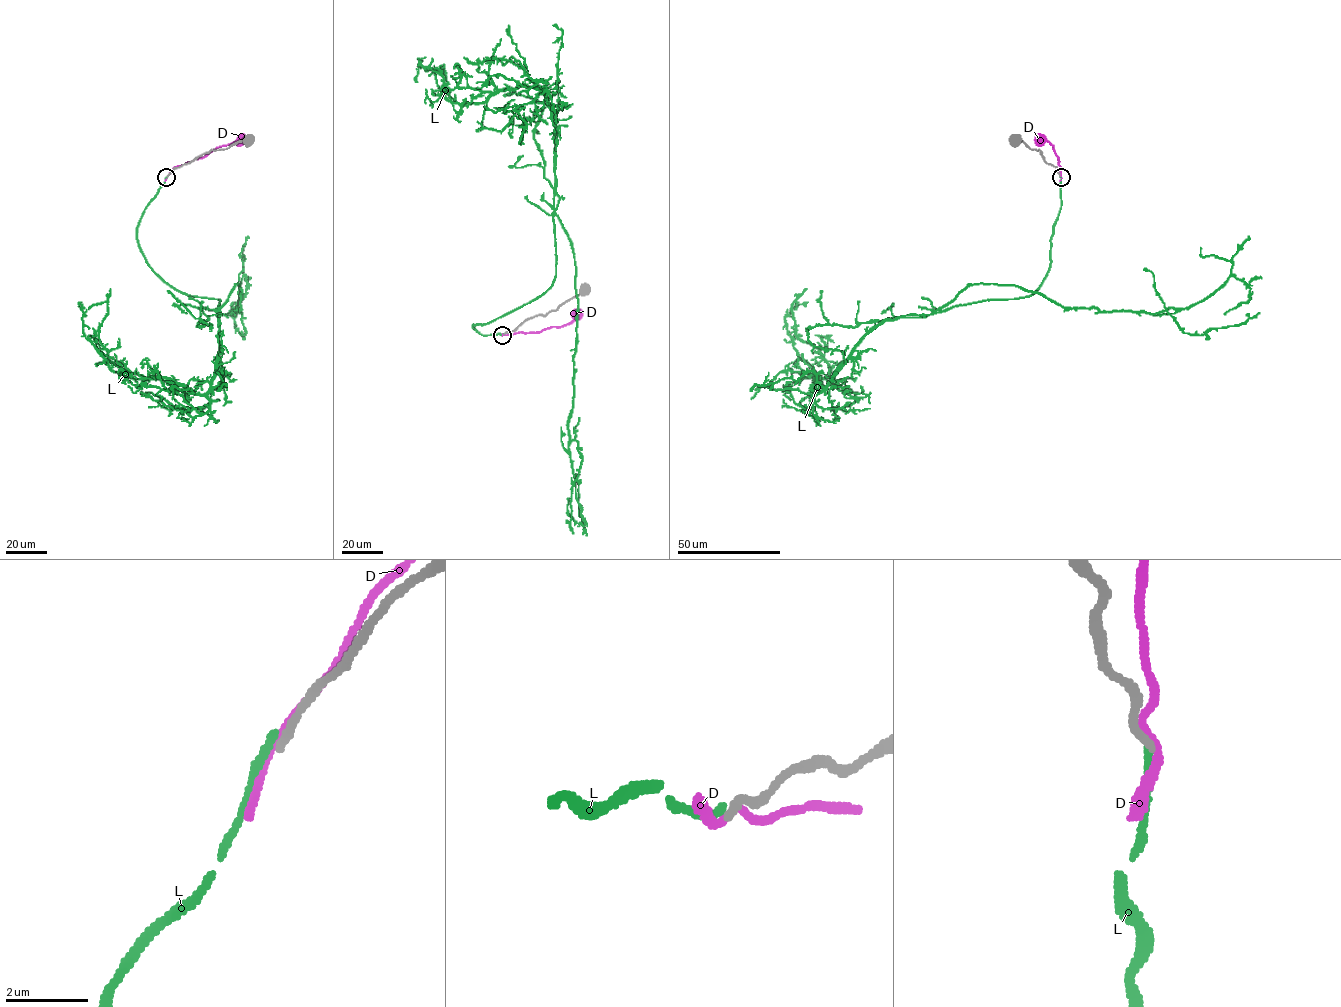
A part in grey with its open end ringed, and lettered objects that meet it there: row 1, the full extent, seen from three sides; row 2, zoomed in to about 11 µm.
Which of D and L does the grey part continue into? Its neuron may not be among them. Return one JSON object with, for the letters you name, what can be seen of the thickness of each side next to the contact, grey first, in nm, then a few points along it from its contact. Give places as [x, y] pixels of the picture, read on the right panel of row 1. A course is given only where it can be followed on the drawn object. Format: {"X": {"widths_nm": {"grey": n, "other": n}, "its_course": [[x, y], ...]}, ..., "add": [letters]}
{"add": []}

